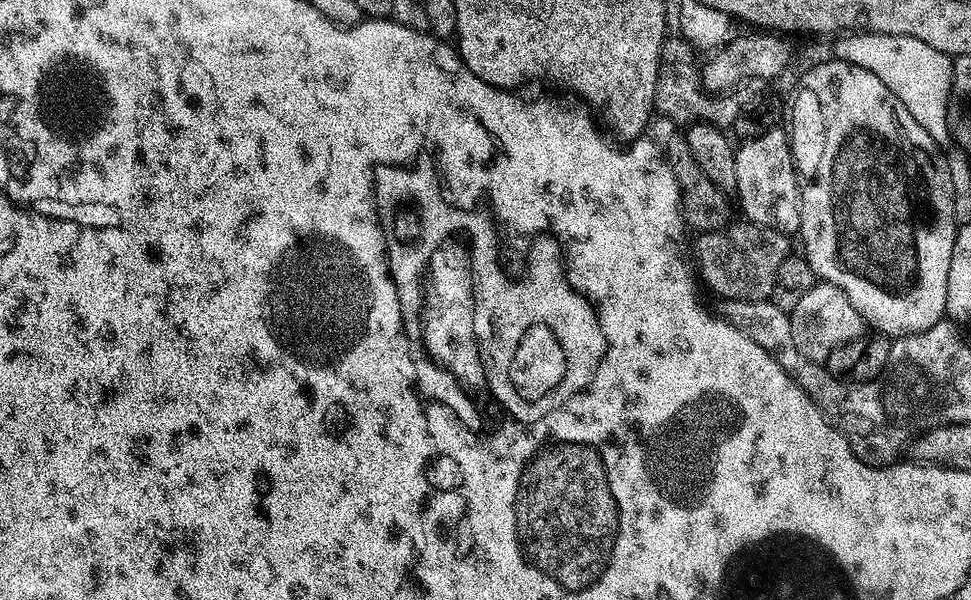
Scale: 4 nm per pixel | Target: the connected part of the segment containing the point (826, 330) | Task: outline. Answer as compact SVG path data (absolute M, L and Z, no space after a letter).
M823 282L813 284L810 290L806 290L806 294L802 294L798 306L794 306L788 321L790 322L790 334L794 338L794 346L815 364L824 364L830 358L830 354L834 354L834 350L838 350L838 346L846 346L846 342L854 342L866 332L862 314L858 314L858 310L854 310L854 306L850 306L846 294L842 294L842 290L838 290L838 286Z

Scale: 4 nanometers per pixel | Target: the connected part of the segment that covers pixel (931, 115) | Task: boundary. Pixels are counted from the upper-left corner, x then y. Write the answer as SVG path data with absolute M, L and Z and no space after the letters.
M849 32L840 34L831 41L831 55L838 60L845 60L854 66L862 66L882 78L886 90L914 114L914 122L934 138L941 146L953 143L952 131L948 129L948 100L952 96L952 61L953 57L918 42L918 38L909 36L891 36L881 32Z

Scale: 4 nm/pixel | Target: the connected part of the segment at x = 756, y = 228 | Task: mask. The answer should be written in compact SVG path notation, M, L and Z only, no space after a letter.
M732 222L720 232L702 232L695 237L696 245L692 248L692 256L696 259L695 271L698 276L700 271L699 279L702 284L704 279L705 286L713 288L718 294L717 297L725 300L768 300L776 285L778 266L782 266L782 262L790 254L789 237L785 233L761 224L739 223Z

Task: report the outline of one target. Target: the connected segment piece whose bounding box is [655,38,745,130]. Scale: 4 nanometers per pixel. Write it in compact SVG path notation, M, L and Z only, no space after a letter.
M665 39L660 53L660 73L656 83L655 111L676 124L712 124L716 128L731 129L737 118L745 111L744 104L736 94L709 95L702 87L702 76L694 65L684 57L685 45L679 39Z

